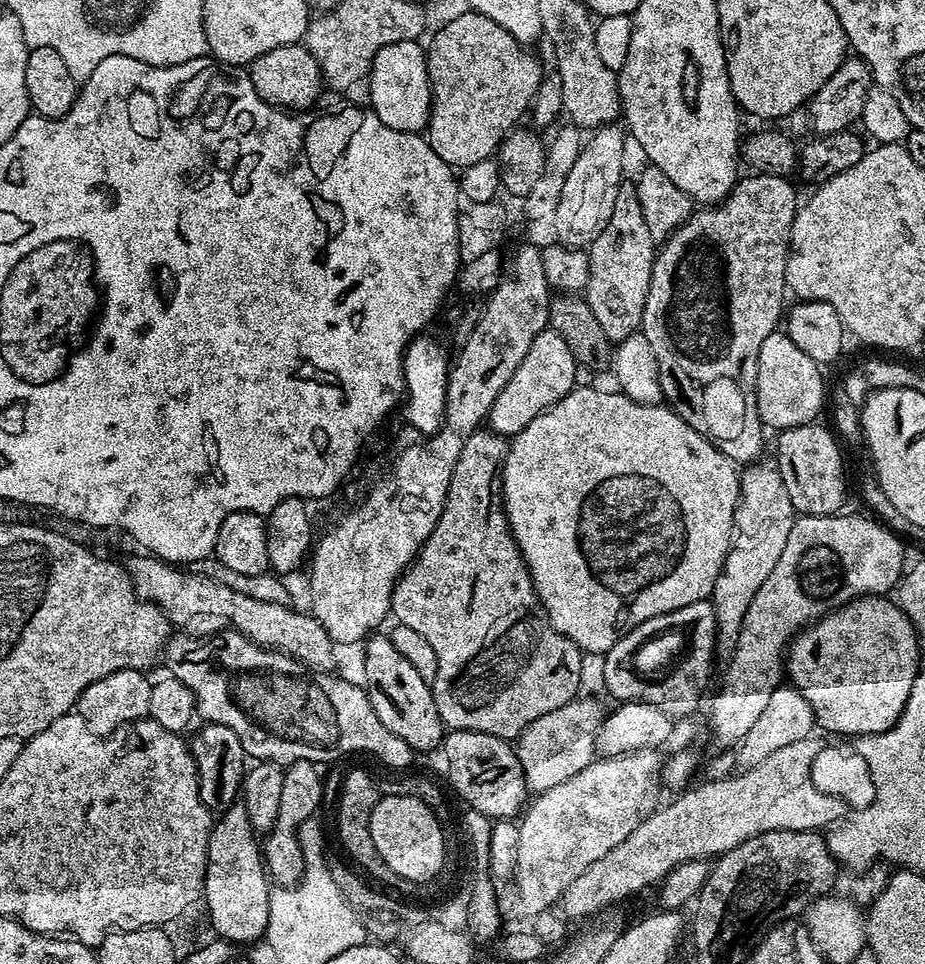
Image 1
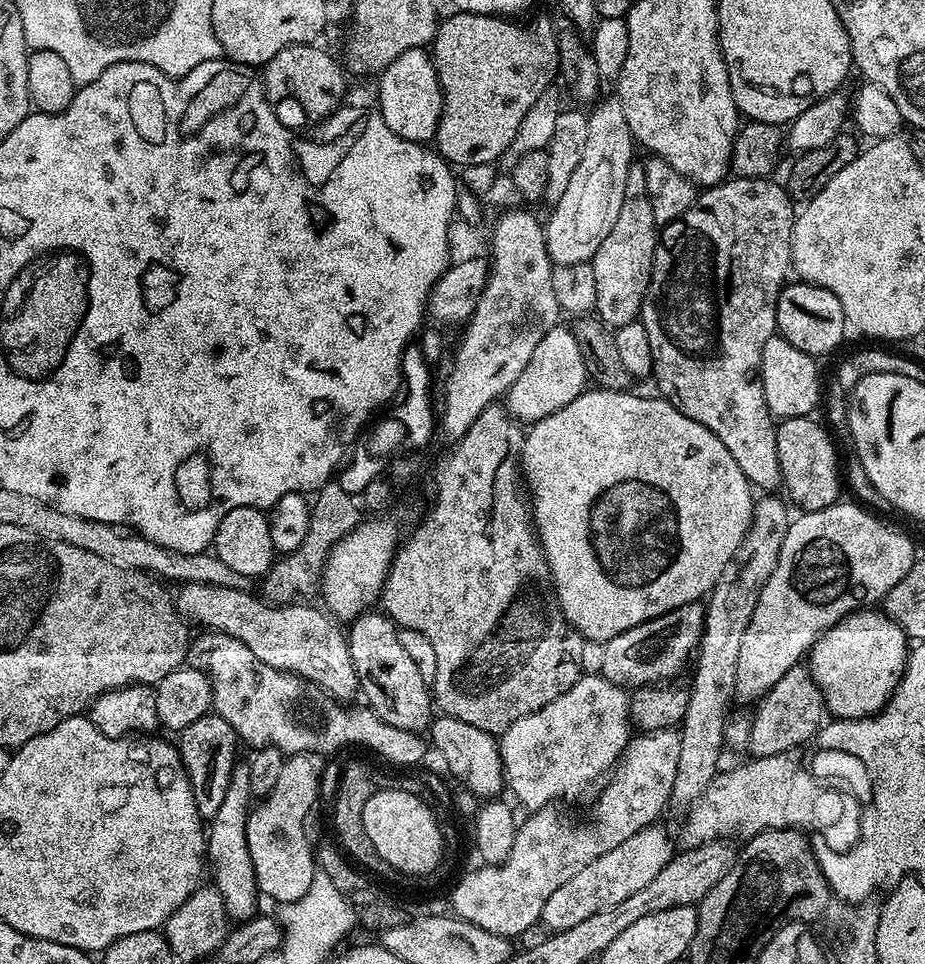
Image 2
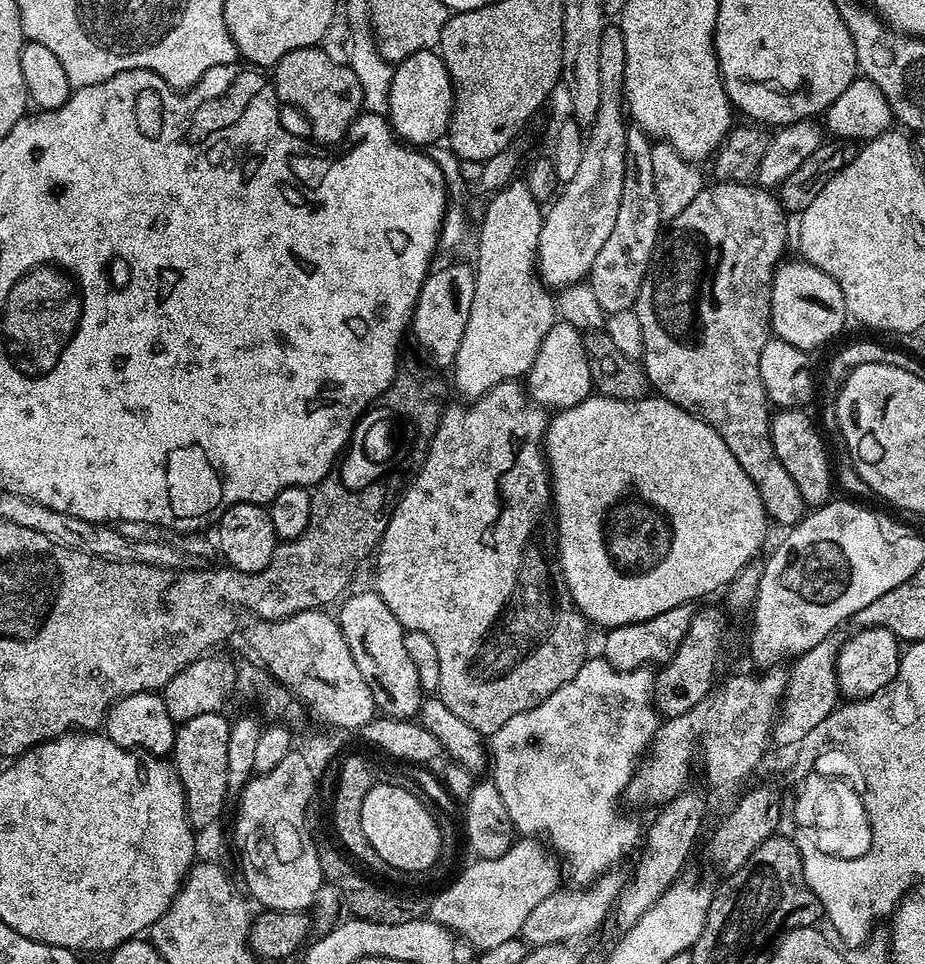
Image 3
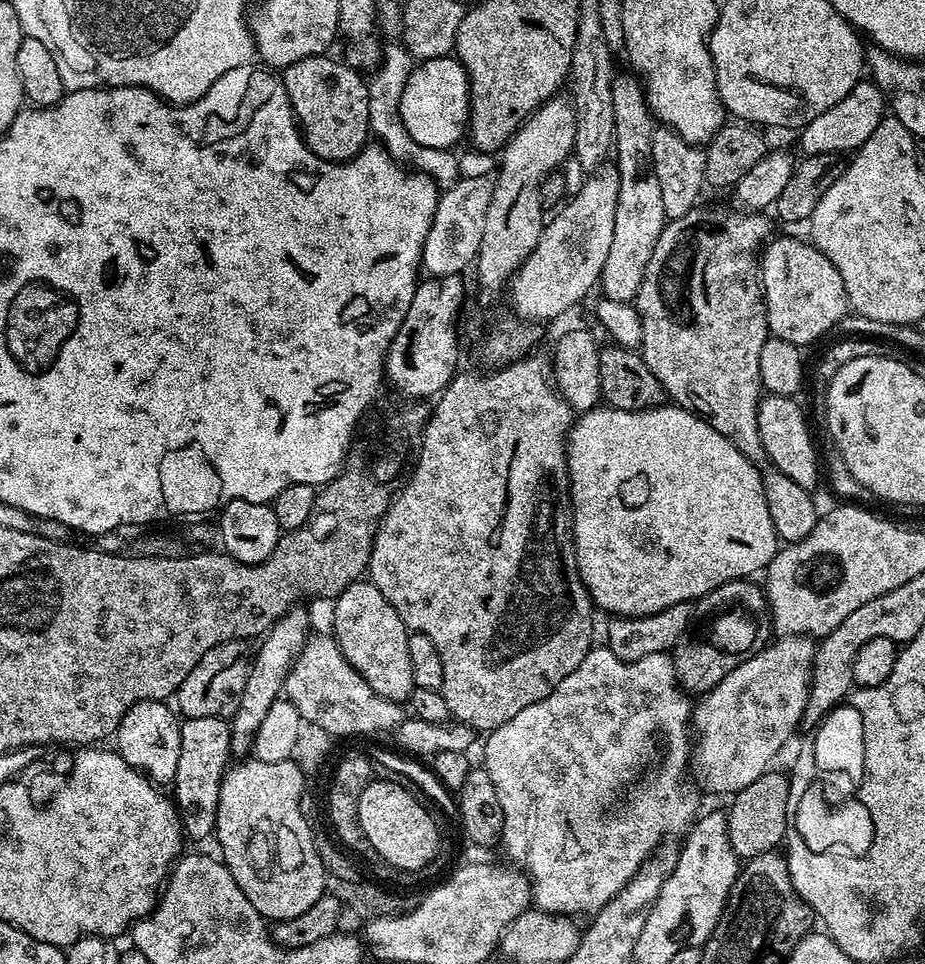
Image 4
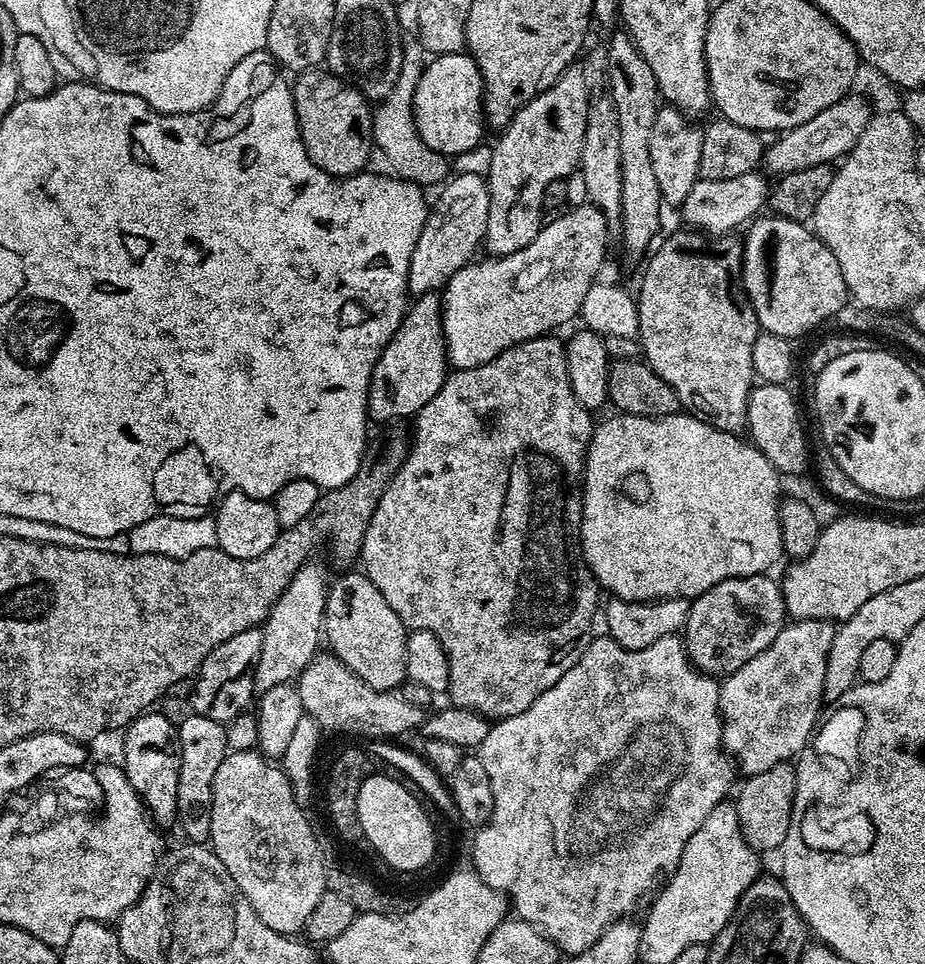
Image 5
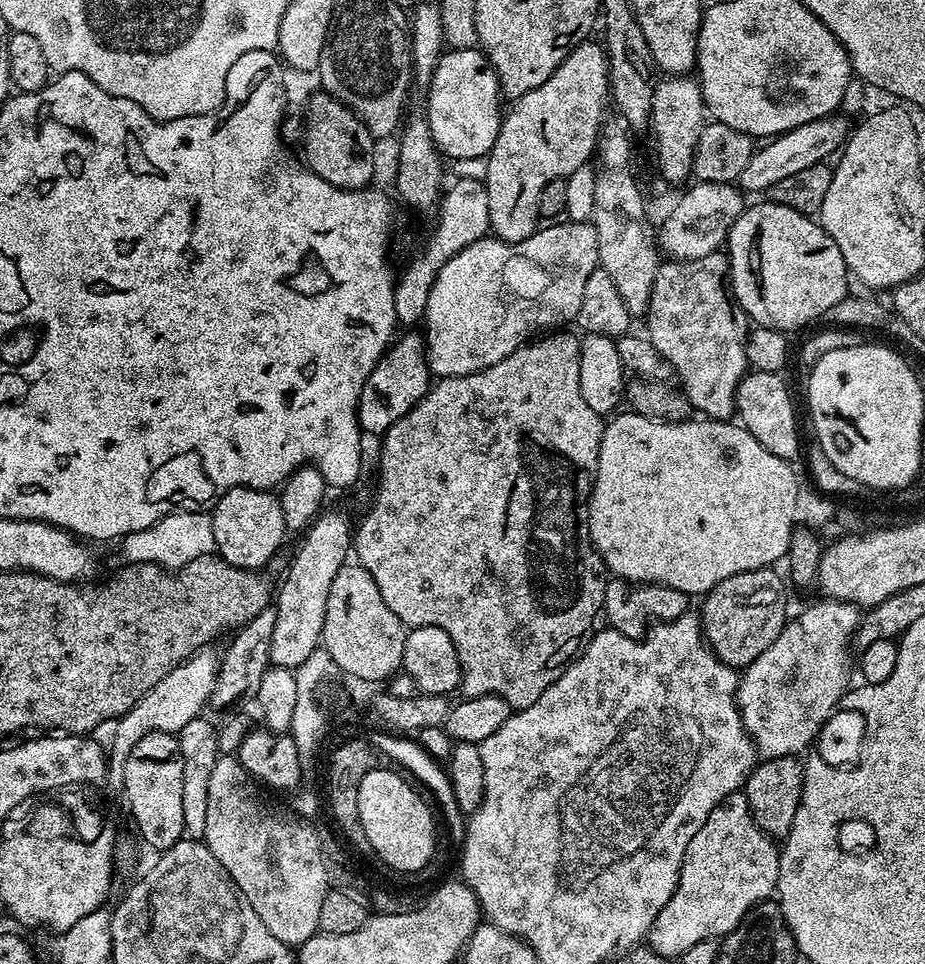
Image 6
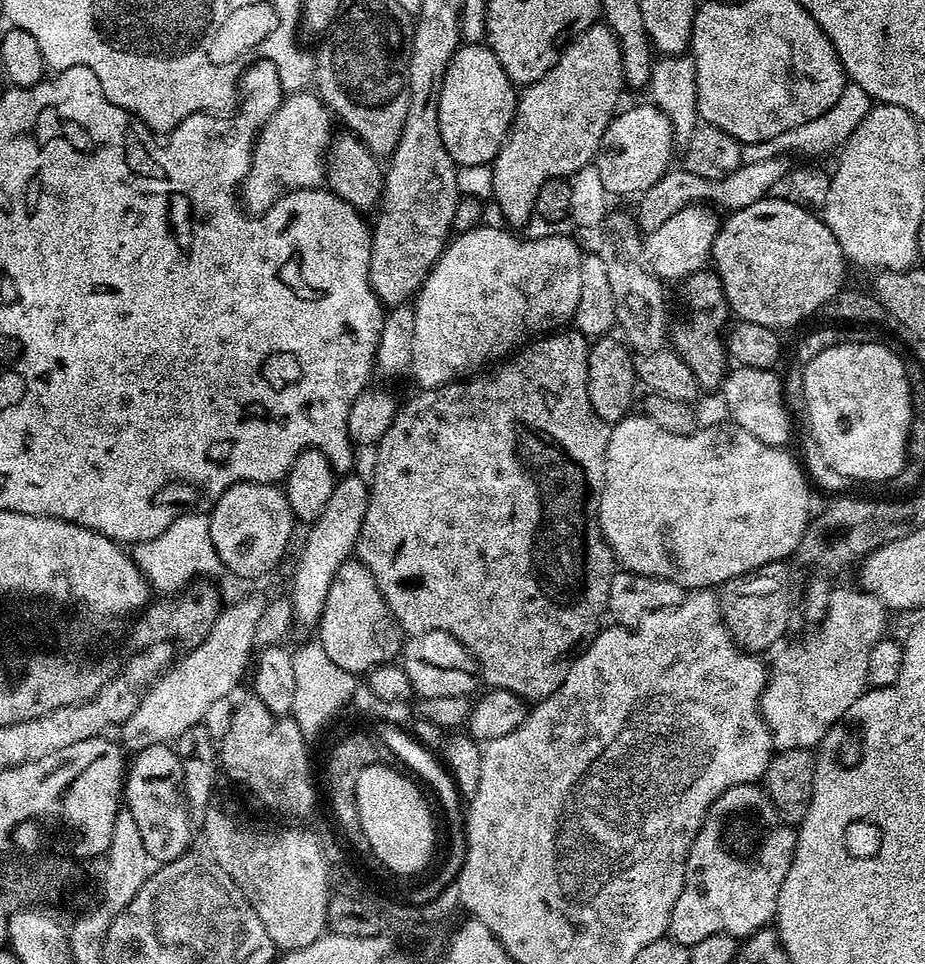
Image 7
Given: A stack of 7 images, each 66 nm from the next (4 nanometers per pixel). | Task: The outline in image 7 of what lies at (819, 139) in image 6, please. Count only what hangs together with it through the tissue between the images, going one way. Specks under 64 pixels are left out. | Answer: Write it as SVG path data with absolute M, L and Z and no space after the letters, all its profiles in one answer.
M775 156L761 162L742 163L737 170L718 181L700 178L683 168L670 170L654 187L650 187L641 195L640 208L636 210L637 221L649 232L666 222L670 215L693 203L718 204L732 212L745 209L746 206L765 199L771 193L774 182L778 182L778 178L782 178L782 174L786 174L789 170L790 164L786 161L784 156Z

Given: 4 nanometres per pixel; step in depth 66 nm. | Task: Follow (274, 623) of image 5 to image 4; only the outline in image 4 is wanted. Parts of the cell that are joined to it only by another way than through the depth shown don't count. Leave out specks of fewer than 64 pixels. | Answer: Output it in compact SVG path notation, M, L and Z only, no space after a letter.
M297 606L289 610L274 627L268 629L259 641L260 649L257 650L256 656L254 652L254 659L248 670L246 690L238 702L238 710L230 717L233 757L244 758L251 753L252 738L256 735L258 726L262 726L272 703L283 693L292 664L300 657L300 651L303 650L309 635L308 612L304 606Z

